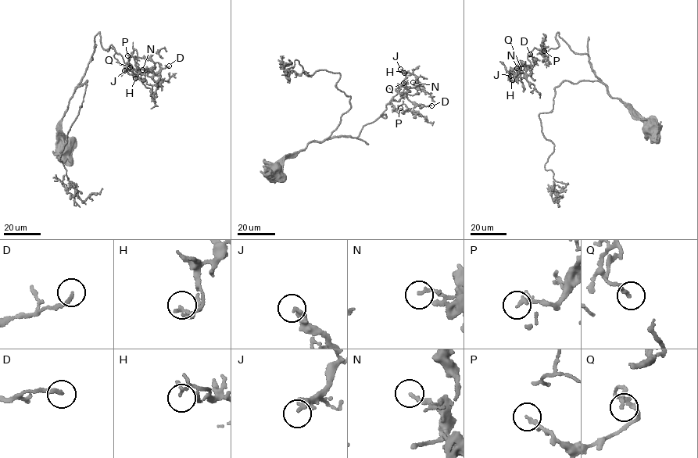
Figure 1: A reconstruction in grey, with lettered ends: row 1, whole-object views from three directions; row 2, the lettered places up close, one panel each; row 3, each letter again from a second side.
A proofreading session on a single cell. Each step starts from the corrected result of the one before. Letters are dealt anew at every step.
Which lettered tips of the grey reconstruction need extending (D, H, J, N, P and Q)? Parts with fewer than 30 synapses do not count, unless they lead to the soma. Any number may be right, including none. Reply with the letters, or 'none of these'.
none of these

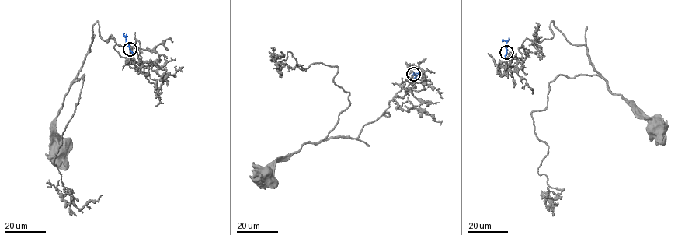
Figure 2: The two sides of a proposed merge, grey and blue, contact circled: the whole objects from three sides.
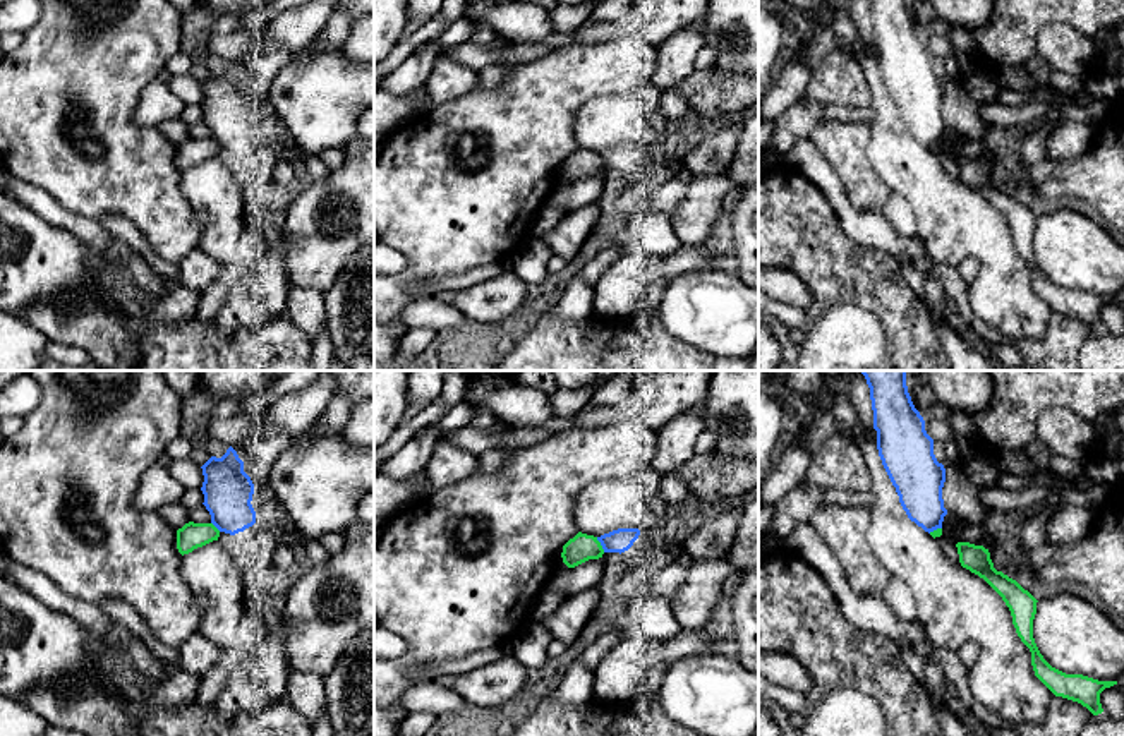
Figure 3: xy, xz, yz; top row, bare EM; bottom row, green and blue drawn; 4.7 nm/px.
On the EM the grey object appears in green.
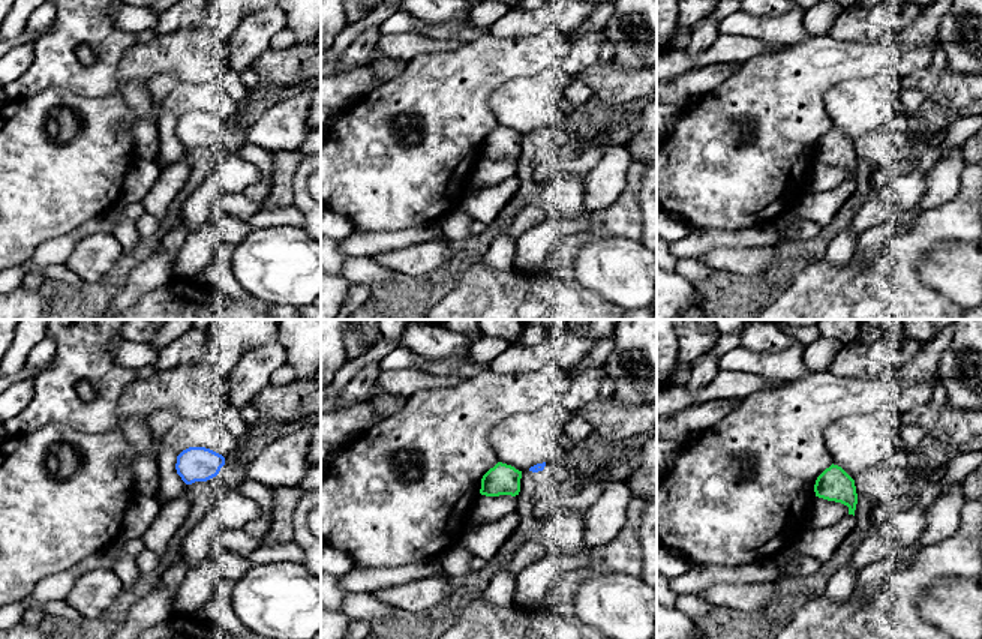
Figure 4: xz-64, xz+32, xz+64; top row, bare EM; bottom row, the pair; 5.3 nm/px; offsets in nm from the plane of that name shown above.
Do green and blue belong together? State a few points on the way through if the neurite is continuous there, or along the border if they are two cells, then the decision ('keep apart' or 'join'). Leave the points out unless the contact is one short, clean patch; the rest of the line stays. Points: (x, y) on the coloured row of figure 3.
border xz (596, 537), (604, 551); keep apart

